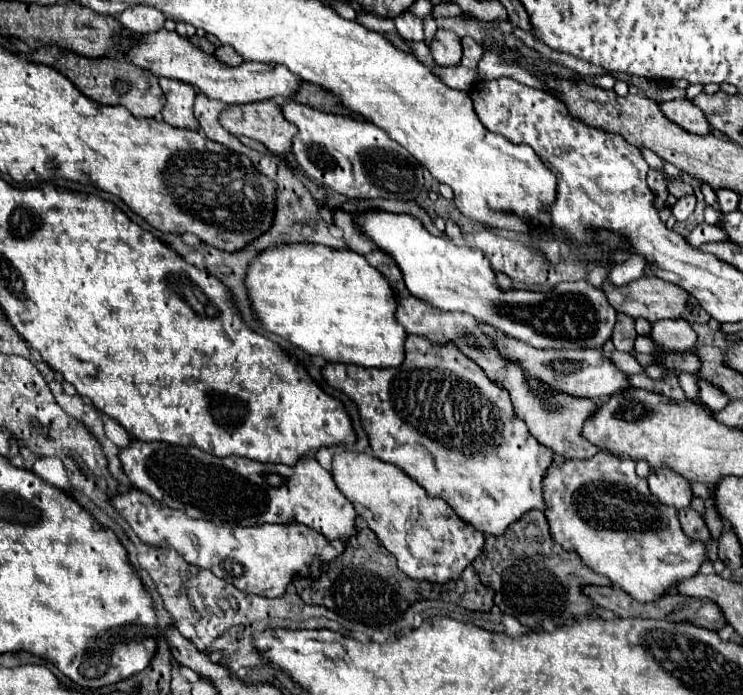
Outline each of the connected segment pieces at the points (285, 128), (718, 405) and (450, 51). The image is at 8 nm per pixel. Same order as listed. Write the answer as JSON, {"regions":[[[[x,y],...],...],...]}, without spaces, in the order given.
{"regions":[[[[273,100],[251,102],[251,104],[241,104],[241,106],[229,106],[227,110],[223,110],[219,114],[219,122],[227,132],[231,132],[235,136],[253,138],[253,140],[265,144],[271,152],[275,152],[279,156],[287,156],[291,152],[293,138],[297,134],[297,126],[293,126],[291,122],[285,120],[285,116],[281,112],[281,106]]],[[[697,376],[697,386],[699,386],[699,400],[711,408],[713,412],[719,412],[725,408],[725,392],[719,390],[717,386],[713,386],[711,382],[707,382],[705,378]]],[[[437,30],[429,48],[439,66],[457,66],[461,62],[461,40],[449,30]]]]}

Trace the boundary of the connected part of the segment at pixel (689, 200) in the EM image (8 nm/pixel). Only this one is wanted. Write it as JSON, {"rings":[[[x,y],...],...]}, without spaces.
{"rings":[[[687,194],[687,196],[681,196],[675,206],[671,206],[671,212],[675,216],[675,220],[687,220],[695,210],[695,196],[693,194]]]}

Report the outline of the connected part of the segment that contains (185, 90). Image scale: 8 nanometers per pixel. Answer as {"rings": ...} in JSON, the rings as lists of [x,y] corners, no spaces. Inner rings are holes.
{"rings":[[[159,78],[159,84],[167,96],[165,108],[161,112],[163,120],[171,126],[199,130],[199,122],[193,116],[193,104],[195,104],[195,96],[197,96],[195,88],[185,82],[171,80],[171,78]]]}

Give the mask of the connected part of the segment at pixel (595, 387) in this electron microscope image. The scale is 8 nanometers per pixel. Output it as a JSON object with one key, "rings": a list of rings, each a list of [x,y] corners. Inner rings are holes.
{"rings":[[[503,336],[495,340],[495,350],[509,360],[509,364],[517,364],[521,366],[521,370],[525,372],[527,380],[537,380],[547,384],[549,388],[575,396],[575,398],[601,398],[601,396],[611,396],[615,392],[625,390],[627,384],[627,376],[617,370],[609,358],[601,356],[599,350],[593,348],[577,348],[577,350],[537,350],[525,342],[519,342],[515,338]]]}

